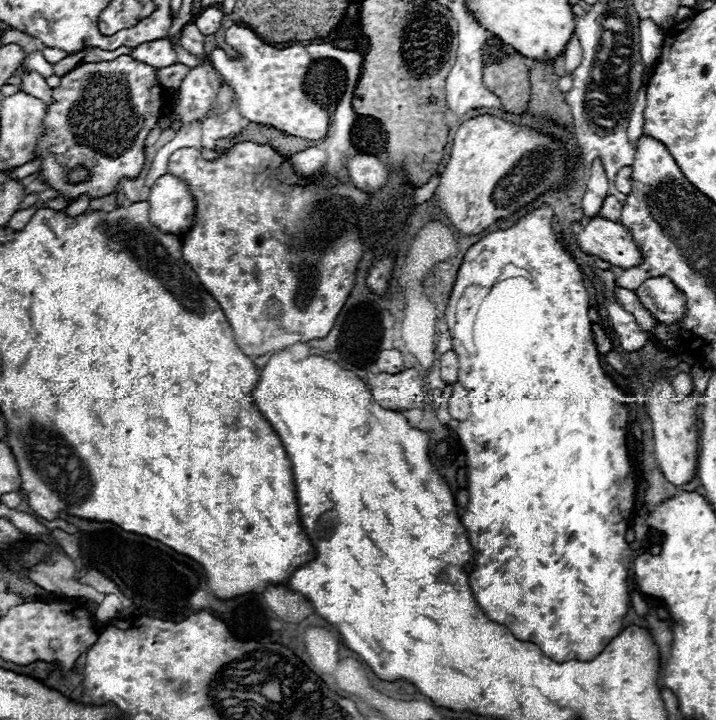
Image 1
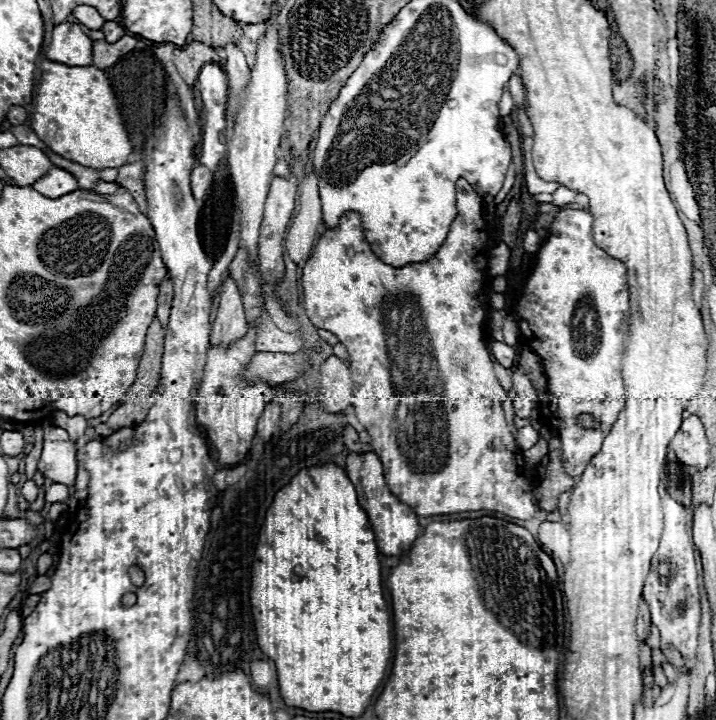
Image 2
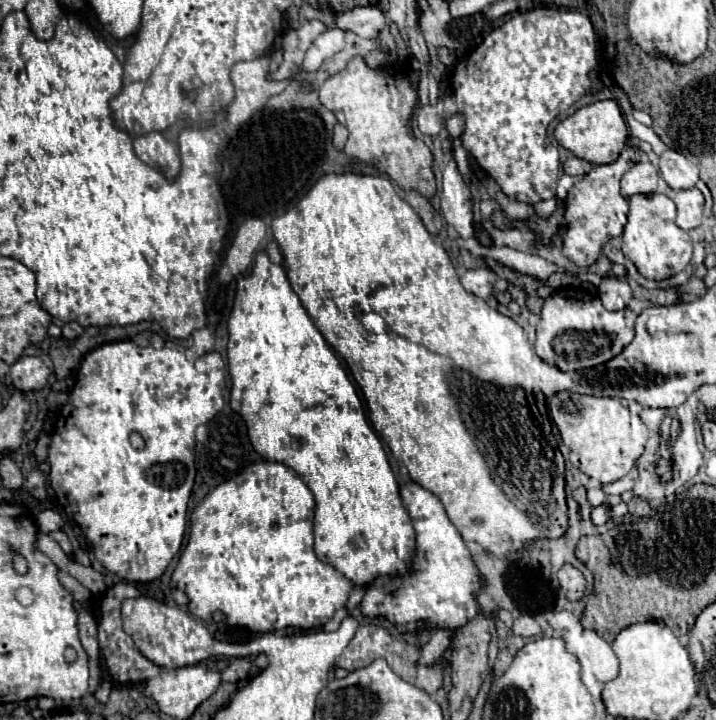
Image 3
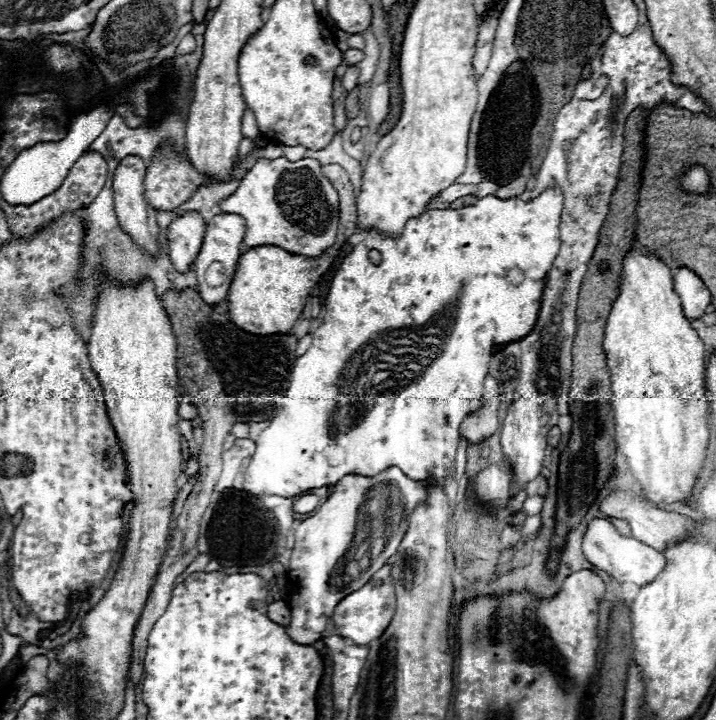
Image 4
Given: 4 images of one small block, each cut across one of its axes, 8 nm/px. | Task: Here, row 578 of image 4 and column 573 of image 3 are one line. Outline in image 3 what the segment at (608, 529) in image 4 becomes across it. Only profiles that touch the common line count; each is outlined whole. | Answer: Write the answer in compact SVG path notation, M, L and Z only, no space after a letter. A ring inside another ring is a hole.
M566 610L564 612L550 612L548 614L548 624L554 630L564 630L562 638L566 642L568 652L576 654L576 658L582 664L582 682L584 682L584 686L590 690L590 694L594 698L600 698L600 692L602 692L604 684L618 676L618 658L616 658L612 646L608 642L604 642L594 630L584 630L580 620L576 620L576 616L572 612L566 612Z

